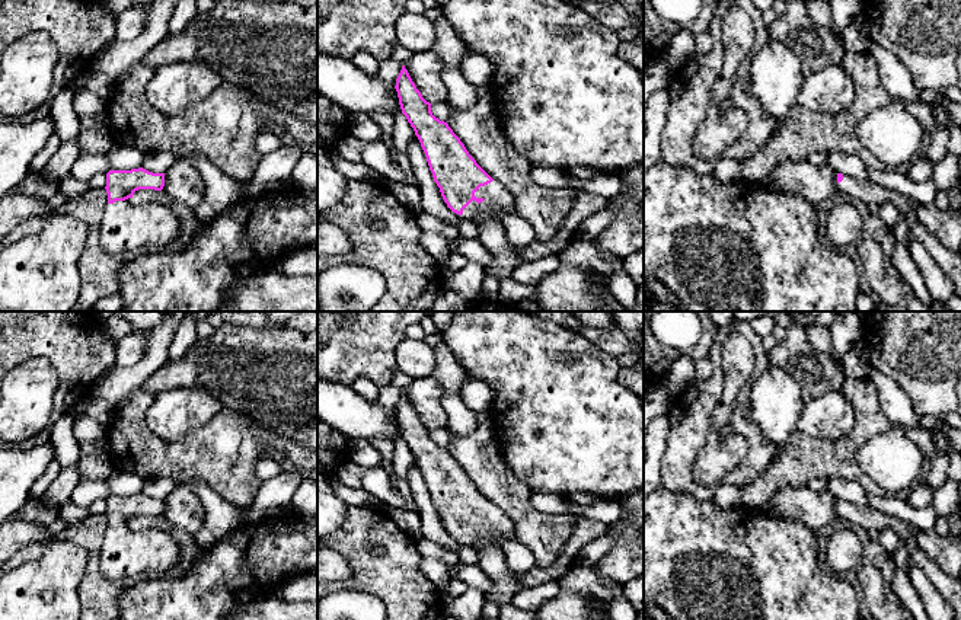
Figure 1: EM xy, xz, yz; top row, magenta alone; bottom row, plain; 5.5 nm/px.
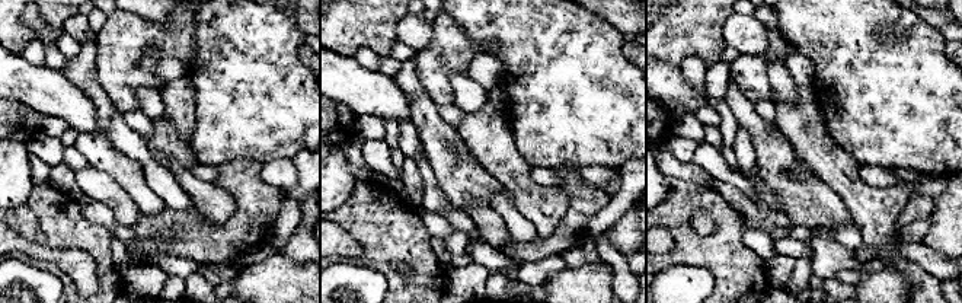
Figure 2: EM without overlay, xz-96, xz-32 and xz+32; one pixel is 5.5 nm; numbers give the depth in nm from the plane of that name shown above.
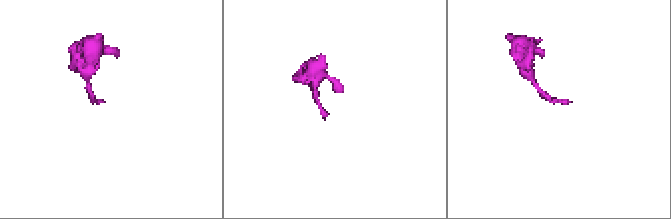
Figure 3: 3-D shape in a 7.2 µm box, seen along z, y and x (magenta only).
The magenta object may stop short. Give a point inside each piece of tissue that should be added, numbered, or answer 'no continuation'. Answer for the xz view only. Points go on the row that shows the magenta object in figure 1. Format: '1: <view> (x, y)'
1: xz (497, 198)

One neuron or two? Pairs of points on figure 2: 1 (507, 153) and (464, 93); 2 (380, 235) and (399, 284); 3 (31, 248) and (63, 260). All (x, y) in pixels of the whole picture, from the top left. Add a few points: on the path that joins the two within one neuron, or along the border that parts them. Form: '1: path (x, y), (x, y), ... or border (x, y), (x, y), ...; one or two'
1: border (488, 95), (480, 108), (464, 112); two
2: path (384, 246), (384, 258), (392, 273); one
3: path (38, 252), (56, 257); one

